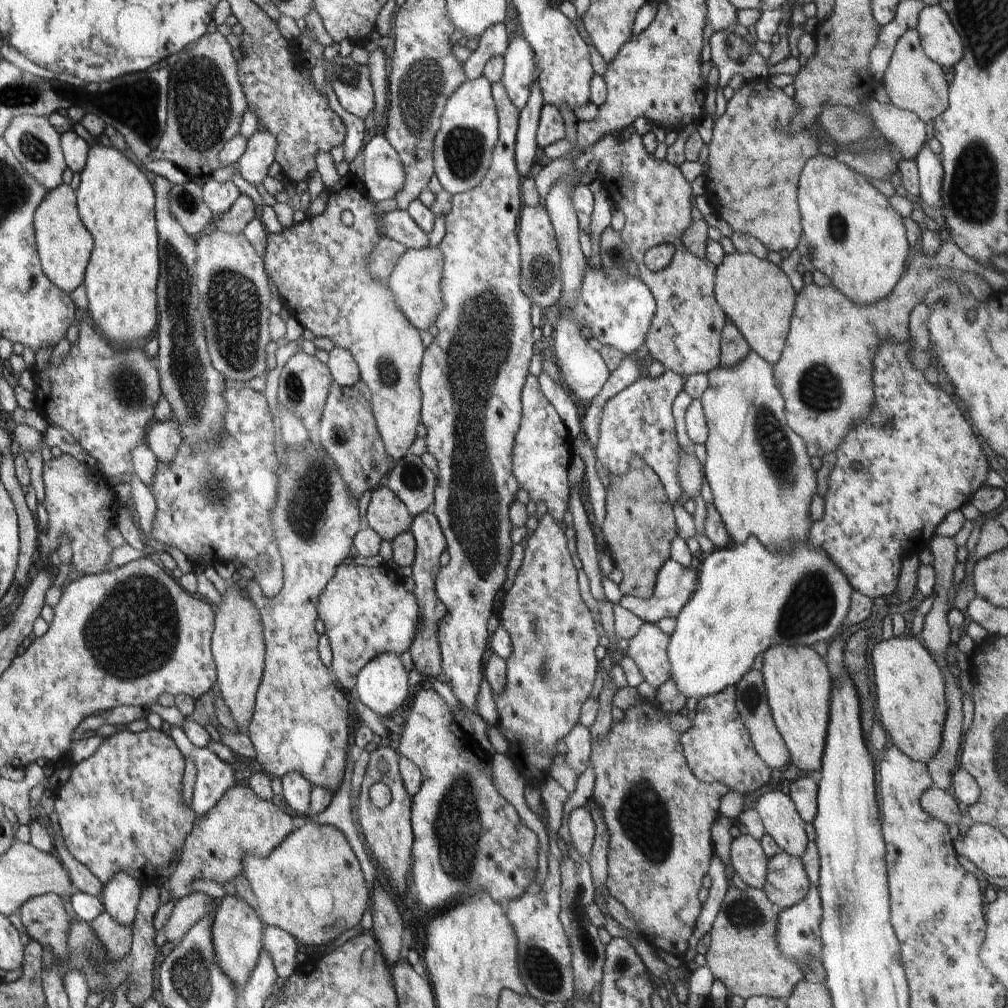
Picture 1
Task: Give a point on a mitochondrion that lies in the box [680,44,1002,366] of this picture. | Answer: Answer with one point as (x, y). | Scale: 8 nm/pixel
(972, 197)

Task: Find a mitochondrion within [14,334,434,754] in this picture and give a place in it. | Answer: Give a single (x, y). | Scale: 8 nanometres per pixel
(143, 598)

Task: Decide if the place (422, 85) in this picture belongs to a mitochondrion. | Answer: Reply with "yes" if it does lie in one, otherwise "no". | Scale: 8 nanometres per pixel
yes

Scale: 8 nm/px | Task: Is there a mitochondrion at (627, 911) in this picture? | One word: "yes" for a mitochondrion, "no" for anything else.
no

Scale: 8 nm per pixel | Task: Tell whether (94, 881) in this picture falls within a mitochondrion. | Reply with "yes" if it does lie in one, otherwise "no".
no

